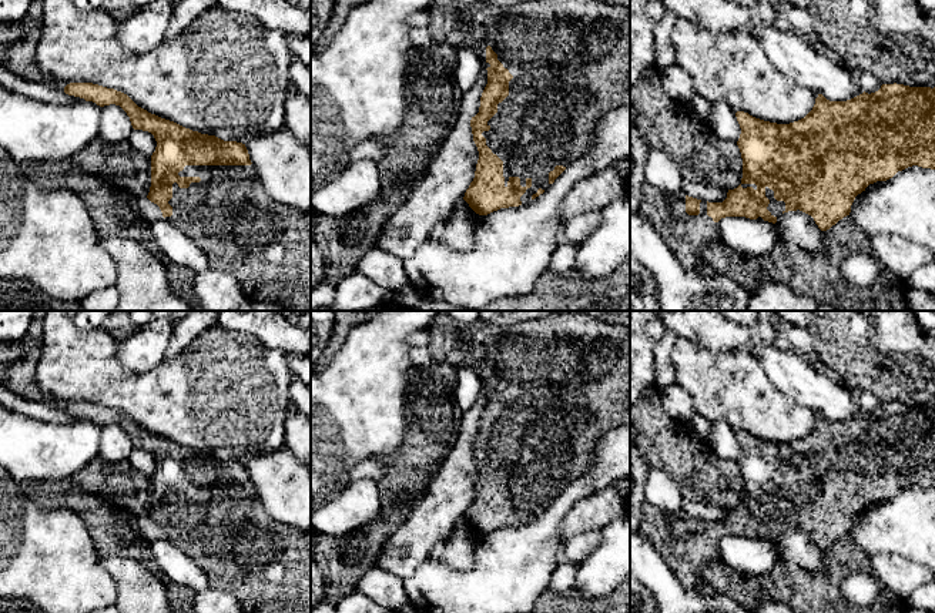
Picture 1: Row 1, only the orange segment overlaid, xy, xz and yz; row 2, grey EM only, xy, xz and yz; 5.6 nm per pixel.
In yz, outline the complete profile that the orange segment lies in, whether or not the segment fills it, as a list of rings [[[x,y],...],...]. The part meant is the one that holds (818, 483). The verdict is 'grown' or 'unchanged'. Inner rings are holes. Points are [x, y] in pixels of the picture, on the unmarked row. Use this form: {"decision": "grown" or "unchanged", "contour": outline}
{"decision": "grown", "contour": [[[882,403],[875,412],[864,411],[847,421],[830,421],[818,413],[812,429],[790,443],[764,441],[744,431],[737,431],[735,436],[741,448],[737,465],[743,498],[723,522],[643,503],[640,530],[686,589],[694,589],[704,565],[723,562],[721,537],[745,536],[775,543],[781,533],[800,529],[827,550],[849,535],[855,516],[869,503],[887,500],[912,485],[935,489],[935,406]]]}

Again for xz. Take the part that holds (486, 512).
{"decision": "grown", "contour": [[[440,311],[426,331],[435,362],[470,365],[487,389],[479,432],[470,439],[479,479],[463,516],[479,535],[519,526],[543,513],[567,485],[587,470],[600,436],[610,428],[630,423],[630,331],[623,326],[583,314],[560,312],[506,326],[482,319],[462,325]]]}

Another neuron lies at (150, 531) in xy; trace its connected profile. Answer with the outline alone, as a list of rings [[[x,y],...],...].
[[[147,516],[137,520],[137,527],[140,535],[150,543],[162,536],[160,526],[151,522]]]

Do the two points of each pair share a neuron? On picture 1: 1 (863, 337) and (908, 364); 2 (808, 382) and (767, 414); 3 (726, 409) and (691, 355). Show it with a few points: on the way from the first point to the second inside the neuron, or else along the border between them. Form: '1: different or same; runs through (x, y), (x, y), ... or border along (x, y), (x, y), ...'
1: same; runs through (874, 341), (897, 361)
2: different; border along (766, 372), (784, 392), (814, 412)
3: same; runs through (726, 397), (700, 368)

